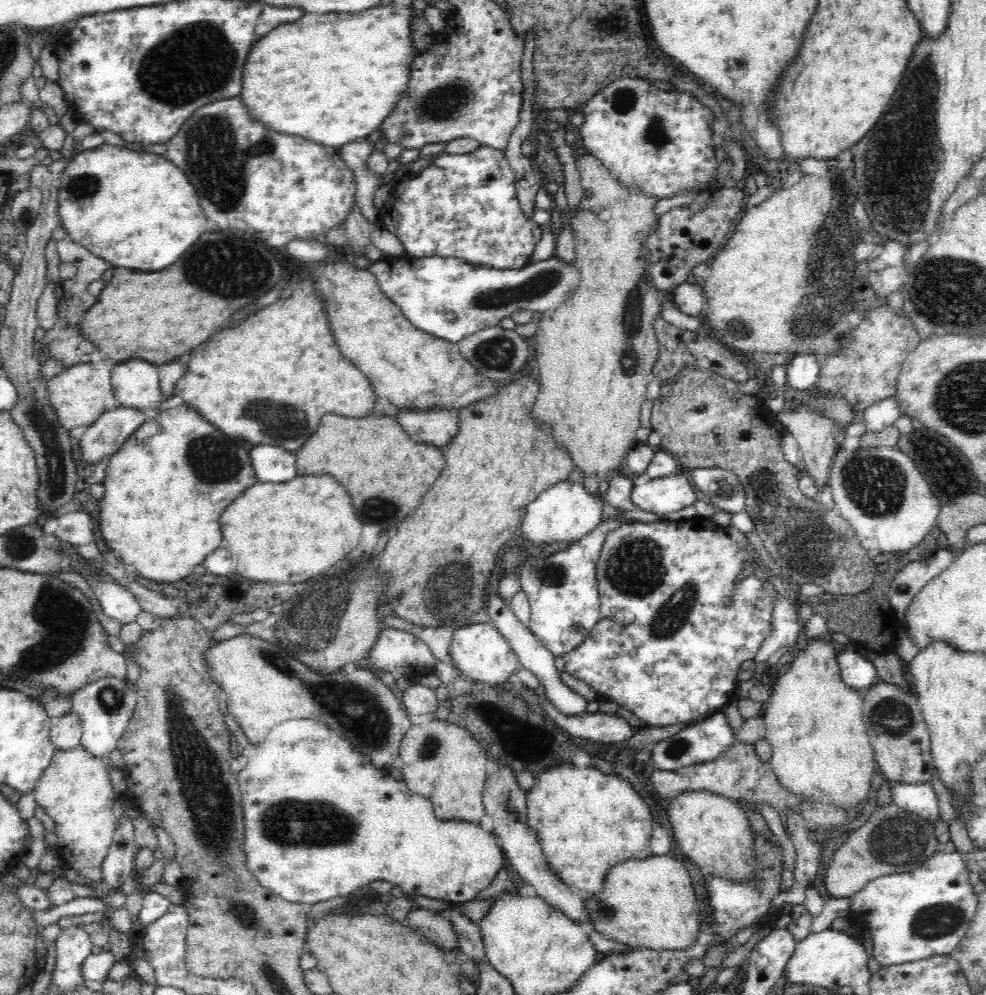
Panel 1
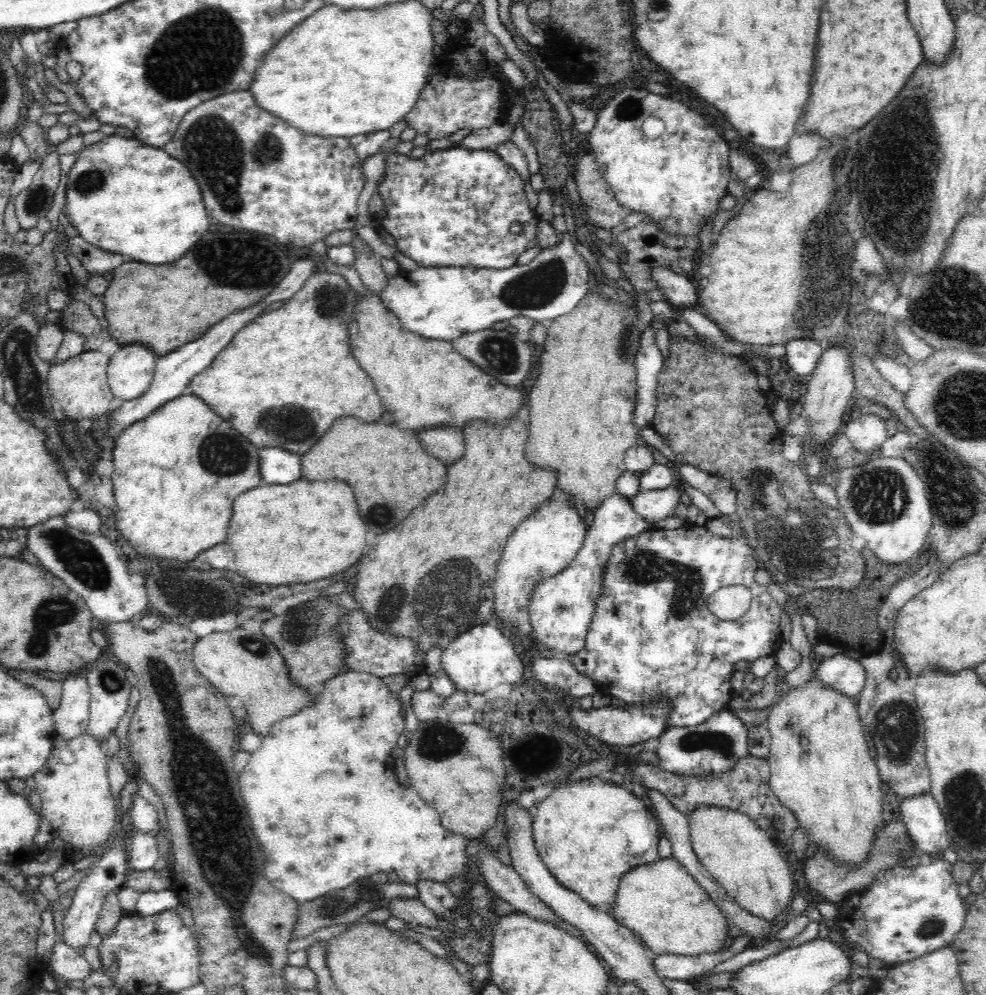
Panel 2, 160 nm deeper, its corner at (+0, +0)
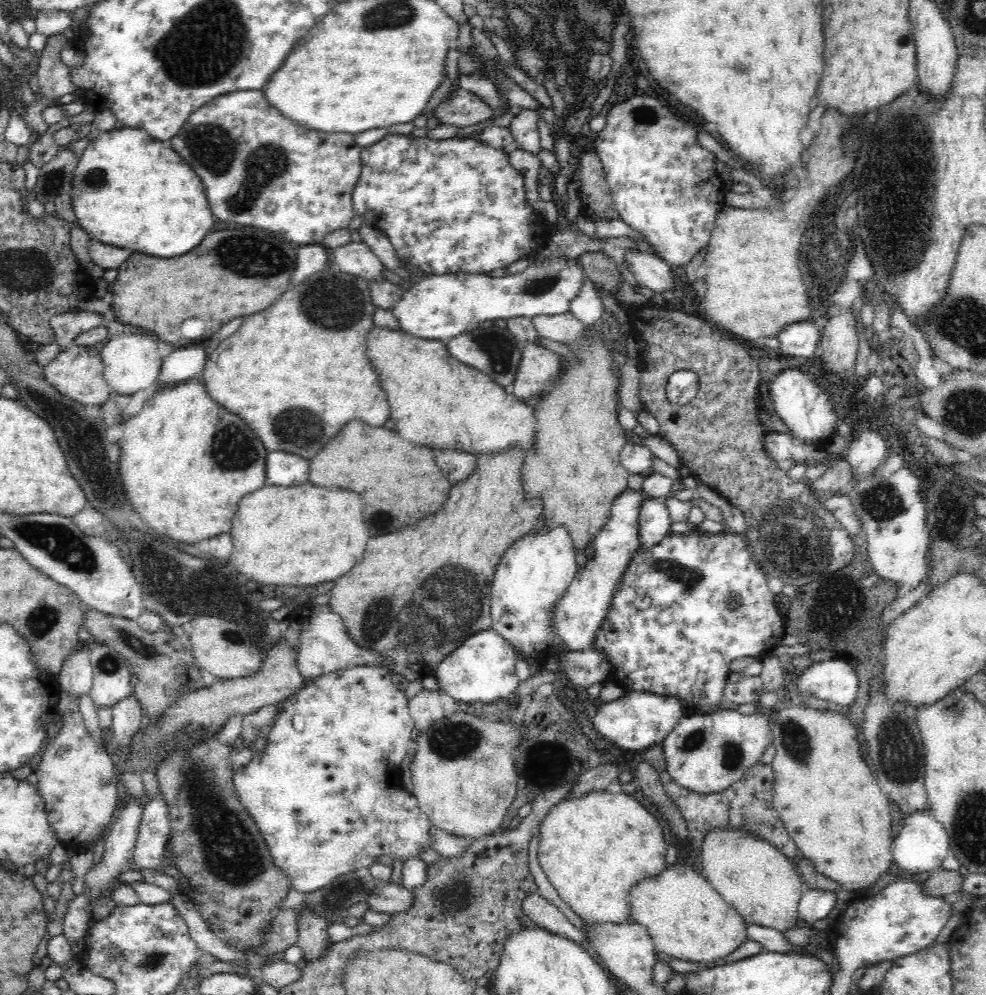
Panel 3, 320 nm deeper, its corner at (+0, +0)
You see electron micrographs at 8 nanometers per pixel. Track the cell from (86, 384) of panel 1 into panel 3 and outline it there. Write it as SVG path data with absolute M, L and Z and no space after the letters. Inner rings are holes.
M72 344L62 351L43 368L43 374L47 382L59 394L70 399L71 401L80 402L86 407L93 405L100 407L104 402L109 400L112 390L107 384L103 375L102 358L99 354L98 345L80 346Z

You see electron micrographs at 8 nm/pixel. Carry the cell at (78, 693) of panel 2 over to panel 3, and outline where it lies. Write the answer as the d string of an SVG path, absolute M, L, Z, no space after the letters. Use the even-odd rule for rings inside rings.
M90 645L82 646L70 657L66 657L61 671L56 676L61 690L66 691L75 701L82 694L89 694L93 682L93 666Z

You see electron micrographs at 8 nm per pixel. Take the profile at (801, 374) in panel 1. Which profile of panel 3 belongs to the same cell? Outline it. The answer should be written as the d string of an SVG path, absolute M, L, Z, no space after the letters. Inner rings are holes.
M812 318L808 321L800 321L786 326L777 335L780 343L780 350L788 356L810 358L819 352L819 341L821 340L821 332L815 325Z

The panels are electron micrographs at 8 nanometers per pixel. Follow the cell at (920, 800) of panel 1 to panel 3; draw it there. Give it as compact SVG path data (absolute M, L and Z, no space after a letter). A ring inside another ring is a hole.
M929 811L916 812L904 819L902 832L894 839L892 846L893 862L900 871L911 876L926 876L936 871L949 852L949 836L942 824L938 823Z

